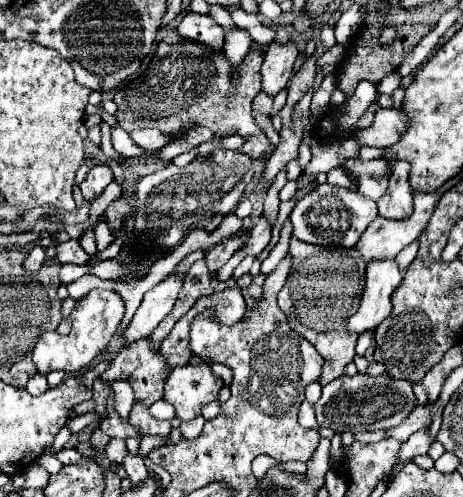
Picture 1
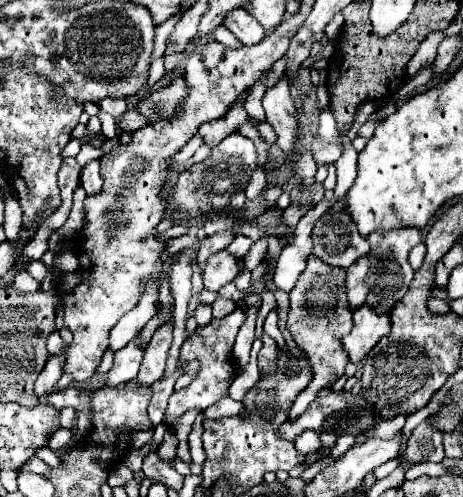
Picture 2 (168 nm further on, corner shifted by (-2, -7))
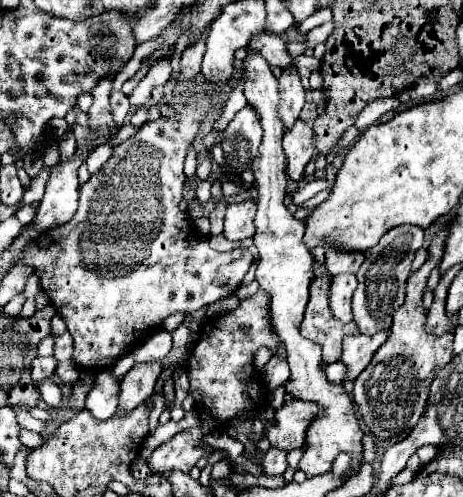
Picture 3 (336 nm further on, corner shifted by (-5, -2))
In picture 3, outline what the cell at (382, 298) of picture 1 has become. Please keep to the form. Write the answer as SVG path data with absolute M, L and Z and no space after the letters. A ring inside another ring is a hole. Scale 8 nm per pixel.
M378 331L374 335L346 335L342 341L342 357L340 361L348 367L346 379L356 379L362 369L370 363L374 351L386 341L388 331Z

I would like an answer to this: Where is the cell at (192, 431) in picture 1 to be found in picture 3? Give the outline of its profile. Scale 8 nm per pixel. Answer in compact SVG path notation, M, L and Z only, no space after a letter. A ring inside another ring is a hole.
M226 460L219 461L212 466L210 481L215 479L223 479L229 476L231 465L228 465Z

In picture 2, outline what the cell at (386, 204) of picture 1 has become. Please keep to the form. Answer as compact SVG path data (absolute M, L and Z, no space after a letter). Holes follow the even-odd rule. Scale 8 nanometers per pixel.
M397 228L397 230L387 230L387 232L375 232L369 236L371 272L367 274L369 294L365 298L365 304L371 304L371 308L375 308L375 312L387 314L389 308L395 306L403 298L403 294L407 292L407 288L413 280L413 268L409 266L407 256L409 256L409 250L415 244L419 244L421 240L423 240L423 236L415 228Z

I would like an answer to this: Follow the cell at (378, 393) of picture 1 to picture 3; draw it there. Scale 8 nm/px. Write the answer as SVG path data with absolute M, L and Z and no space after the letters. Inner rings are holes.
M294 399L292 403L276 409L274 421L266 425L266 435L272 447L284 451L302 447L306 441L306 431L318 417L318 413L322 413L322 407L318 407L318 403L302 399Z

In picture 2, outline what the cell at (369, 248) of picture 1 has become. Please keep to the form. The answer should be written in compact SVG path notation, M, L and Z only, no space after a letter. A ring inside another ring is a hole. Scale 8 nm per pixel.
M363 256L361 260L357 260L355 264L351 264L347 268L347 276L345 276L345 294L347 294L347 304L349 310L355 312L355 308L359 308L367 296L367 284L365 284L365 276L369 272L369 258Z

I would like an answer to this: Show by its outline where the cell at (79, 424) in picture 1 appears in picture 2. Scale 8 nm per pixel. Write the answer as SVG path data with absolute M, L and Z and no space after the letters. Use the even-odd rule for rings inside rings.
M57 428L51 432L51 436L47 438L47 446L53 450L53 452L61 452L69 442L71 442L73 434L71 430L65 430L65 428Z

